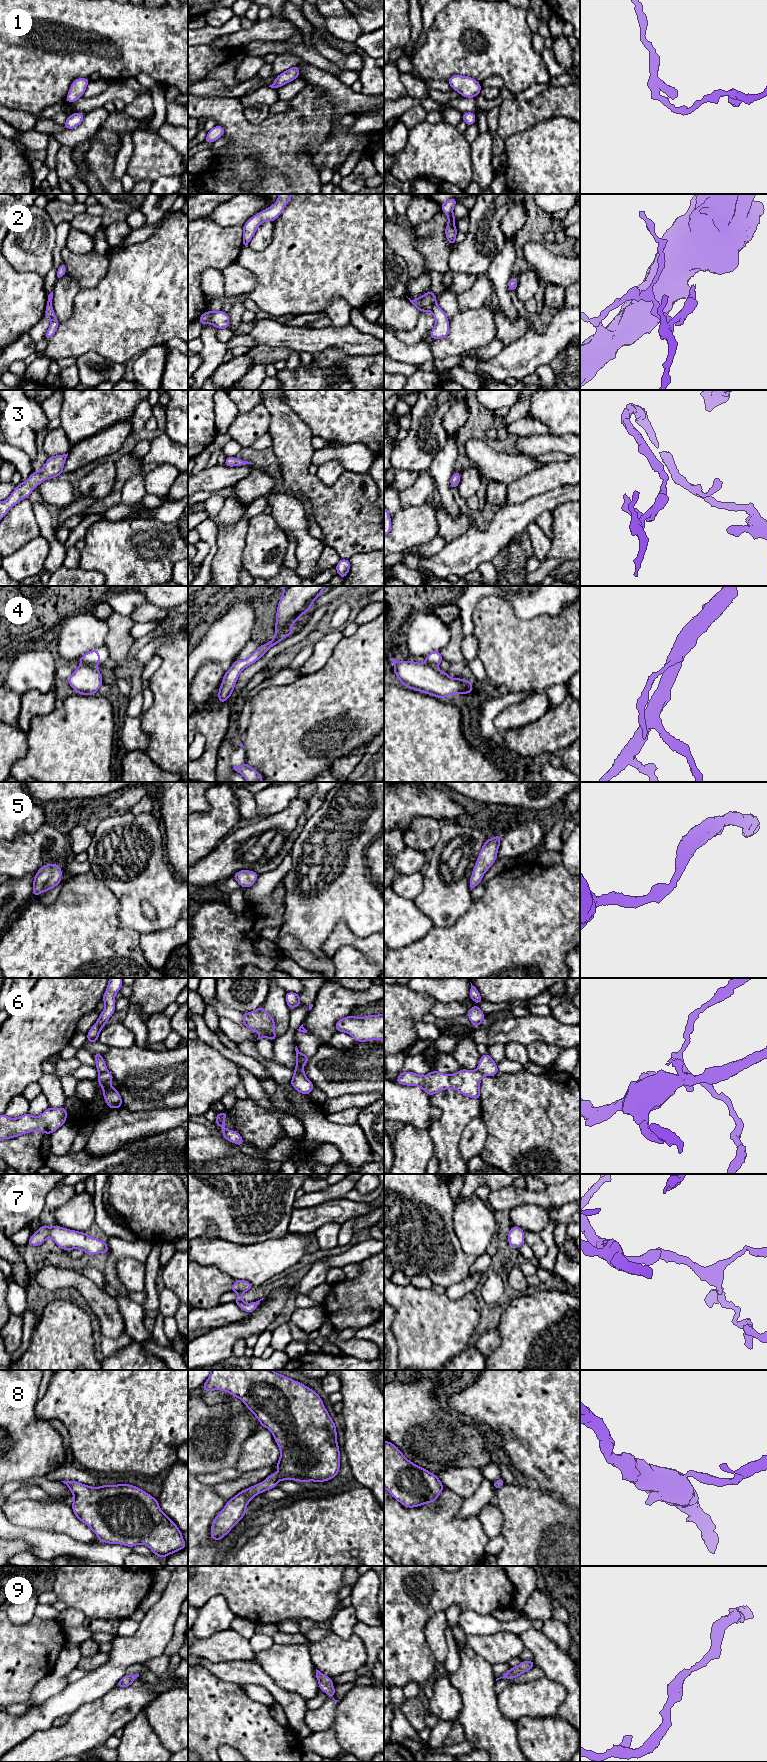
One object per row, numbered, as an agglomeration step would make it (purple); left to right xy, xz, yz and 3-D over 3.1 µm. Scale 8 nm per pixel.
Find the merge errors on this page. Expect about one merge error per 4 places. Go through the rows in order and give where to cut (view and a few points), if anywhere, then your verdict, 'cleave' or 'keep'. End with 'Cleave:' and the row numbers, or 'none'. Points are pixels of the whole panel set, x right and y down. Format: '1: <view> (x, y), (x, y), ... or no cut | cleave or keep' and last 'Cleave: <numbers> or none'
1: no cut | keep
2: yz (435, 301), (429, 310) | cleave
3: no cut | keep
4: no cut | keep
5: no cut | keep
6: xz (294, 1071), (304, 1075) | cleave
7: no cut | keep
8: no cut | keep
9: no cut | keep
Cleave: 2, 6

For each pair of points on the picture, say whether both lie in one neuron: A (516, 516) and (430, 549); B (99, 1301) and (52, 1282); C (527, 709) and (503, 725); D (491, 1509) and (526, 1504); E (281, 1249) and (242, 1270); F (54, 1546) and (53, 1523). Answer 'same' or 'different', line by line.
A: different
B: same
C: same
D: different
E: same
F: different

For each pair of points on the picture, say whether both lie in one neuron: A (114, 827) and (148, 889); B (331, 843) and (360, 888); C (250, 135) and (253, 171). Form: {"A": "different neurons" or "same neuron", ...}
{"A": "same neuron", "B": "same neuron", "C": "different neurons"}

